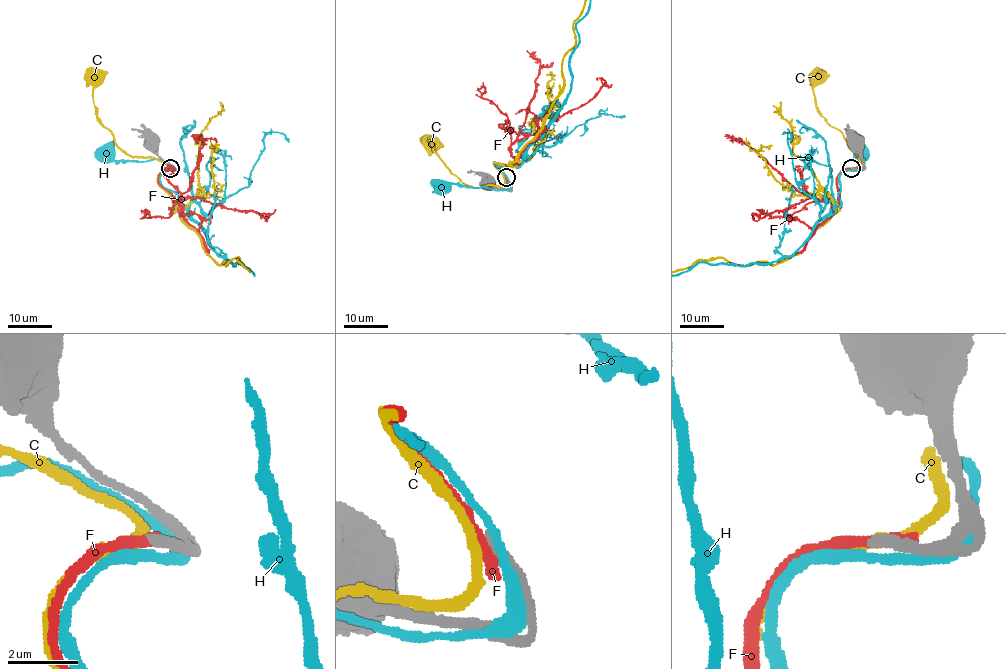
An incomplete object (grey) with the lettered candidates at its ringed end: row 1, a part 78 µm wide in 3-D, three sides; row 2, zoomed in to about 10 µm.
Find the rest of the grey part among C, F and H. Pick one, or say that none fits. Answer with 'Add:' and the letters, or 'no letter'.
Add: no letter

